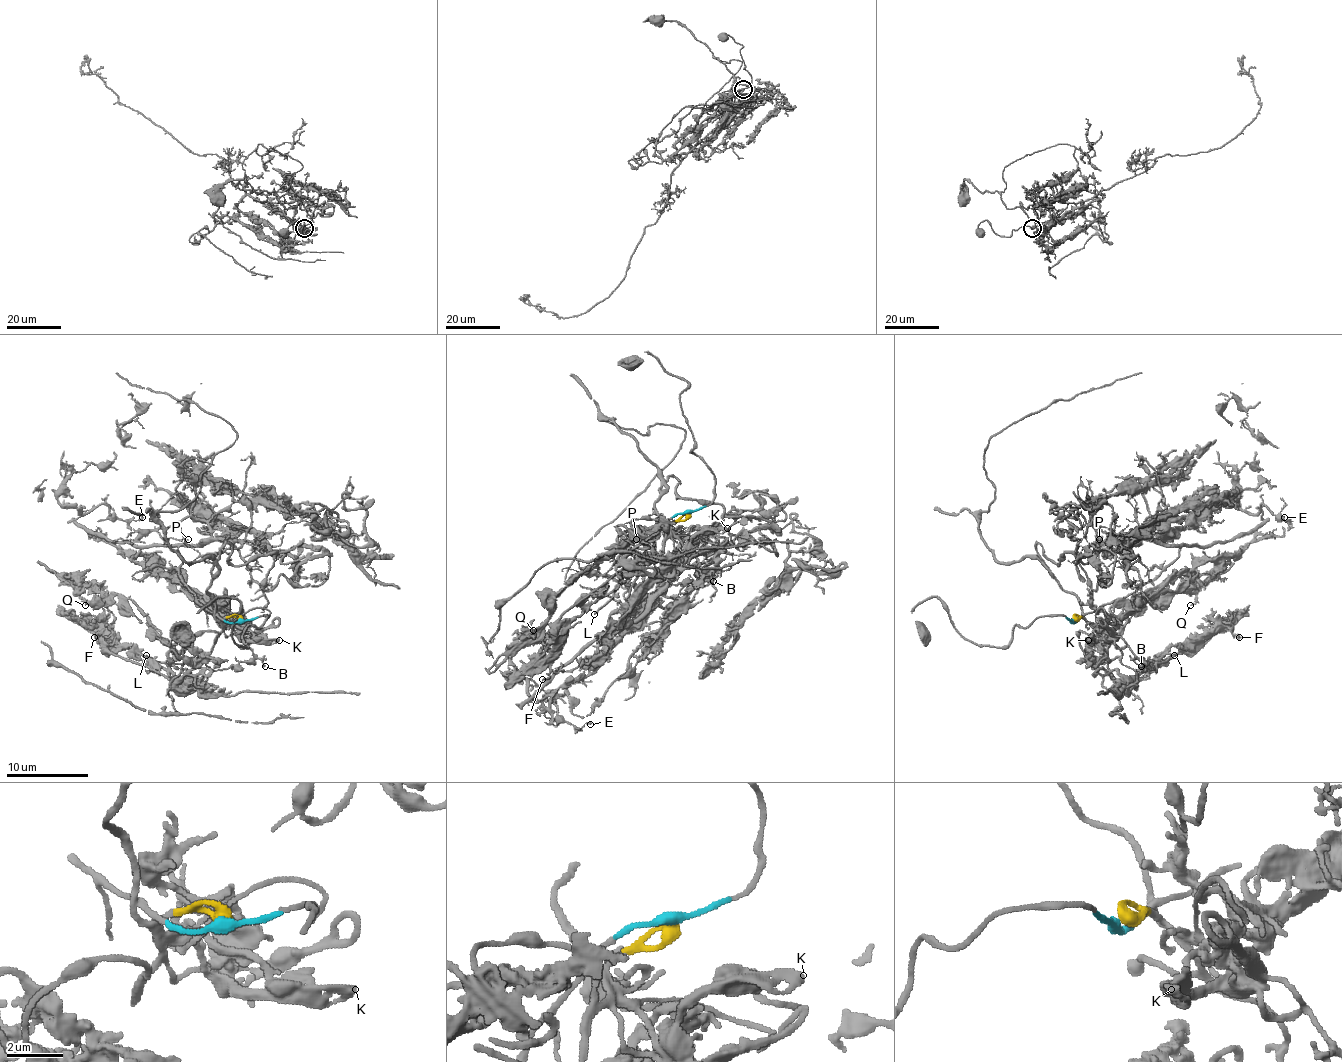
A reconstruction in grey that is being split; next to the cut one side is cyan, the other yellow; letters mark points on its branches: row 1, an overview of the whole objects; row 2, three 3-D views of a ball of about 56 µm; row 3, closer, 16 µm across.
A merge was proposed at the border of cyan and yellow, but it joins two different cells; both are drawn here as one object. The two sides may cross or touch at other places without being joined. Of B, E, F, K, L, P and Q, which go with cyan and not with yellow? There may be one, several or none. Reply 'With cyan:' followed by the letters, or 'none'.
With cyan: P

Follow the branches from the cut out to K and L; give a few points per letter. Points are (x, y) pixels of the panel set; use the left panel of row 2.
K: (241, 620), (228, 618), (222, 622), (279, 640)
L: (241, 620), (222, 622), (206, 656), (210, 673), (202, 683), (181, 681), (167, 662), (147, 654)

